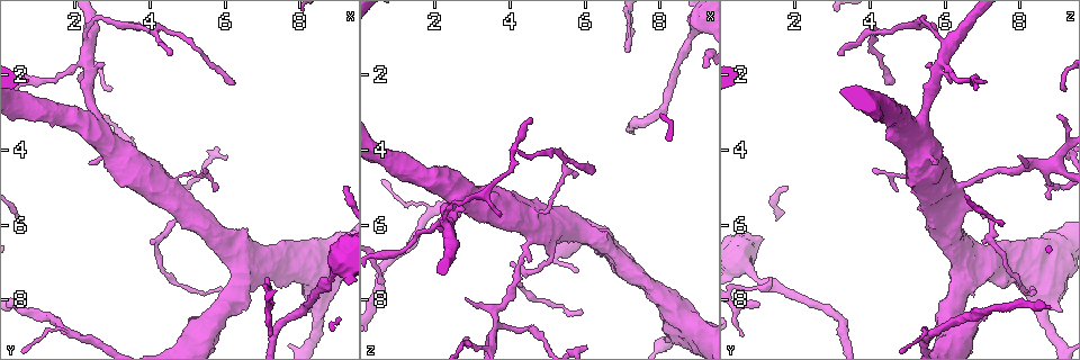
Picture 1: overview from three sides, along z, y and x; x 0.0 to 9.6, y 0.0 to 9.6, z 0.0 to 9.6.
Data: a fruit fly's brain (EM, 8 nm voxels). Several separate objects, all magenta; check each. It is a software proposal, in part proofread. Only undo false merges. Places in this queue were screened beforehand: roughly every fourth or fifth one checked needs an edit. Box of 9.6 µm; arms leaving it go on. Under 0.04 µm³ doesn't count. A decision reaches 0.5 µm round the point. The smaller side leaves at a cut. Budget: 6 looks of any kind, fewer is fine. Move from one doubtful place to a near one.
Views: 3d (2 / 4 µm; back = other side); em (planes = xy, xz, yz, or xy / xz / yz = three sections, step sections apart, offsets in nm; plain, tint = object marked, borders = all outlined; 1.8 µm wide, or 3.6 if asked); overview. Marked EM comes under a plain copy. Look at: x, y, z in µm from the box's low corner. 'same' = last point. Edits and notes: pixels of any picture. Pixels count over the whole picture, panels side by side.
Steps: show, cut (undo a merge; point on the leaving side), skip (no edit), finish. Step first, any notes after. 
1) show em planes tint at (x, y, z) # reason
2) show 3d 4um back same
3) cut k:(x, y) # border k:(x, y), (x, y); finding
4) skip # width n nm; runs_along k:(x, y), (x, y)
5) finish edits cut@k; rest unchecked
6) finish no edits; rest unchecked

show em xz step 8 tint at (2.40, 1.30, 6.00) # looks like a crossing

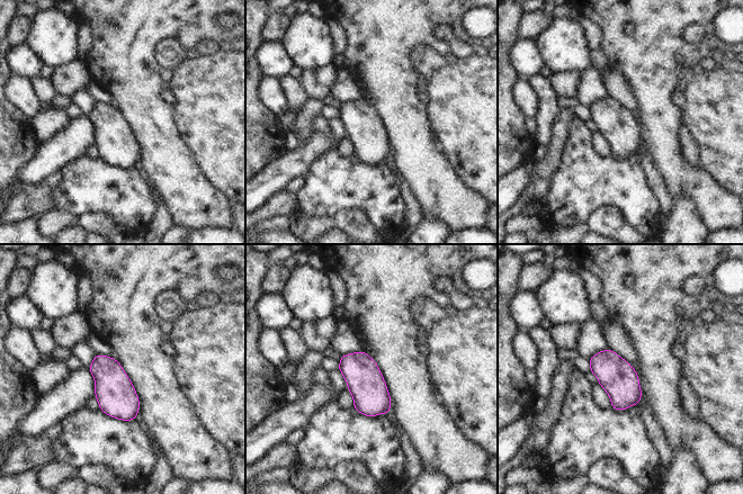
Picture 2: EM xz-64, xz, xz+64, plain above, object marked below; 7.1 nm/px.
show em planes tint same

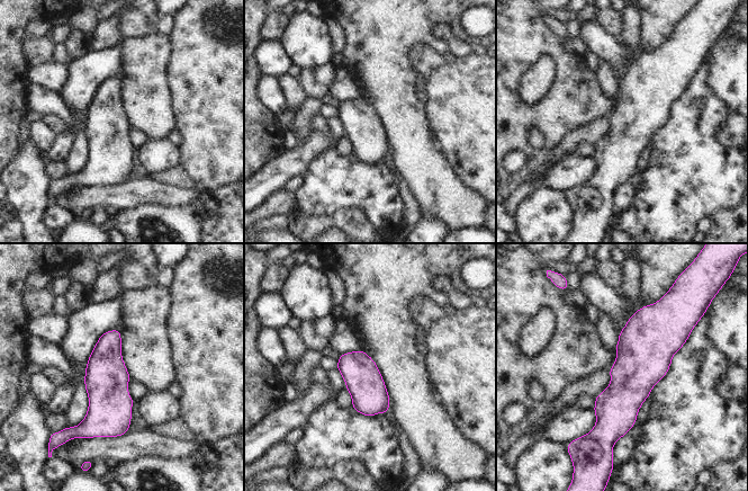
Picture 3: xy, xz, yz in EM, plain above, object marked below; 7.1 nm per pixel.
skip # one neuron here

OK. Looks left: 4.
show 3d 4um at (3.60, 4.40, 8.50) # abrupt turn

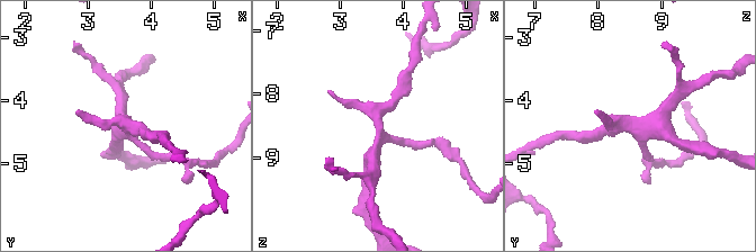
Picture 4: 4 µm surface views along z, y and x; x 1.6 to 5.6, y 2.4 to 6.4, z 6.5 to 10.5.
show em yz step 16 tint at (3.65, 4.45, 8.55)

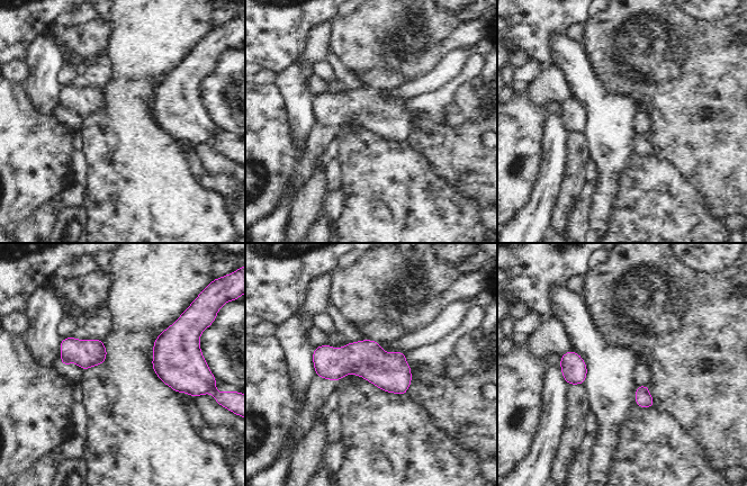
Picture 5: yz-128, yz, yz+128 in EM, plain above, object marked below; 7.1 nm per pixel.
show em planes tint same

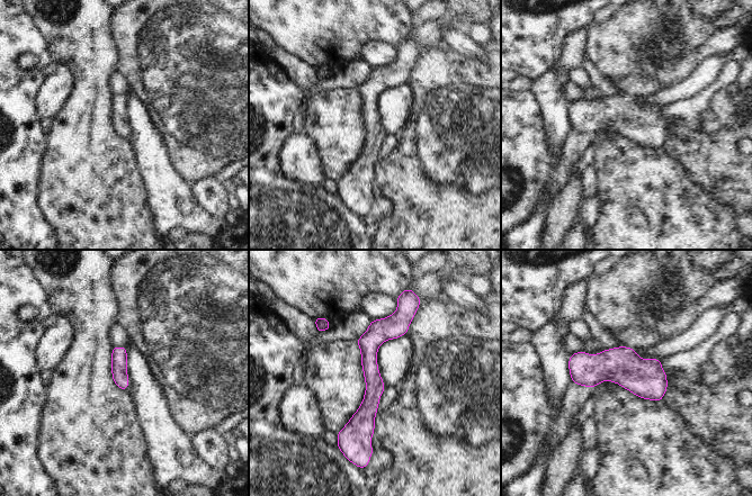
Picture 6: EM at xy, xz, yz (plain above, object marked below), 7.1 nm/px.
skip # runs_along 6:(399, 313), (370, 343), (363, 442); one neuron here

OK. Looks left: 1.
show em planes tint at (8.80, 7.50, 1.10) # narrows sharply

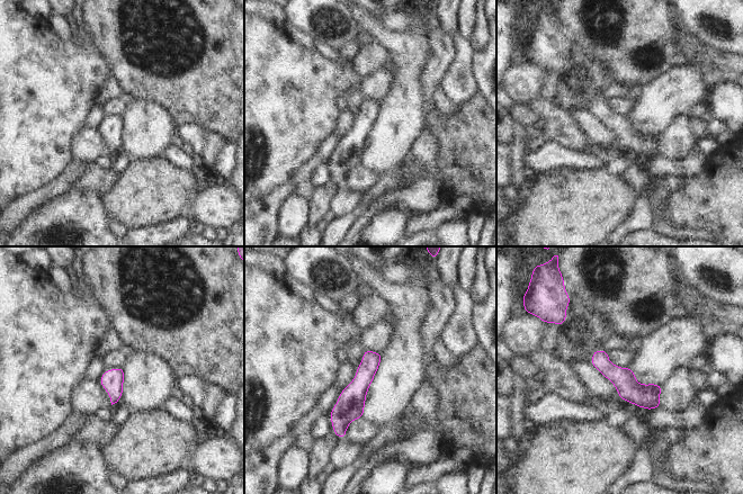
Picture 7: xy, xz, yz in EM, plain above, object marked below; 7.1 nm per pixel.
skip # runs_along 7:(378, 356), (368, 366), (336, 430); one neuron here

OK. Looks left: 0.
finish no edits; rest unchecked

